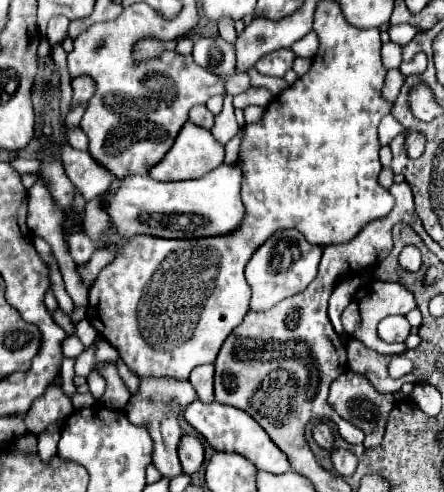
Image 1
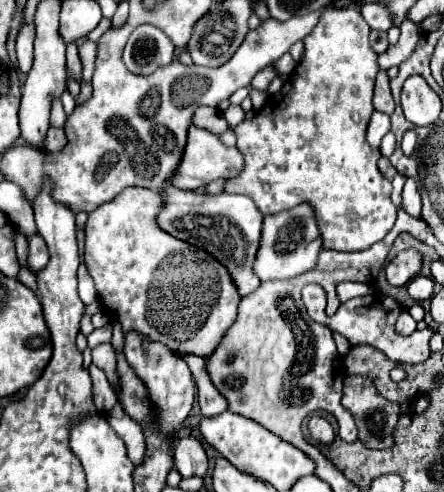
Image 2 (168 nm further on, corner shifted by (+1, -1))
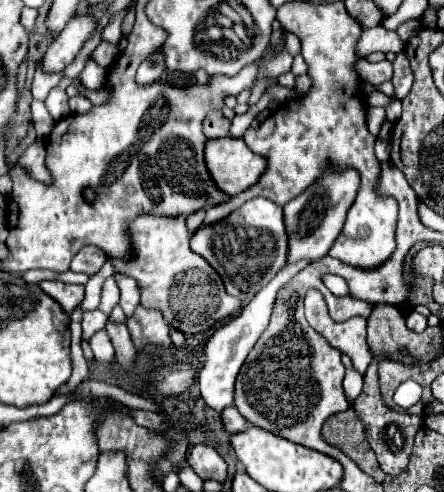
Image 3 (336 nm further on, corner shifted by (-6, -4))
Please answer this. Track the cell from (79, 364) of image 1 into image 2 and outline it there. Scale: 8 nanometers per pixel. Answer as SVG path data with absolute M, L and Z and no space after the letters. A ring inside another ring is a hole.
M104 325L100 329L94 329L90 335L88 335L88 347L96 347L100 343L106 343L112 339L112 327L110 325Z

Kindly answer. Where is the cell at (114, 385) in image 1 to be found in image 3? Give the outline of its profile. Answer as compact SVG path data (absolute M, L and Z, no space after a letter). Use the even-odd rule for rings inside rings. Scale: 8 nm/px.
M99 330L91 342L89 342L95 358L101 362L101 364L113 364L115 362L115 350L113 350L113 344L109 340L109 334L105 330Z

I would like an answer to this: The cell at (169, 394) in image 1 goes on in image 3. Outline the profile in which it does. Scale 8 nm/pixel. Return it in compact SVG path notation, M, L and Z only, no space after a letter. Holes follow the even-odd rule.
M137 306L135 314L127 318L127 328L137 350L143 350L147 344L161 346L161 348L173 346L171 336L169 336L169 326L165 324L163 316L159 316L159 312L155 310Z

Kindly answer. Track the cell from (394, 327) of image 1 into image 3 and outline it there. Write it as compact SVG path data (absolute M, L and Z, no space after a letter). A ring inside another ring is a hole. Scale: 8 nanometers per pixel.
M411 310L411 312L405 314L405 322L407 322L407 328L413 330L413 332L423 332L427 328L427 318L421 316L421 314L417 314L415 310Z

